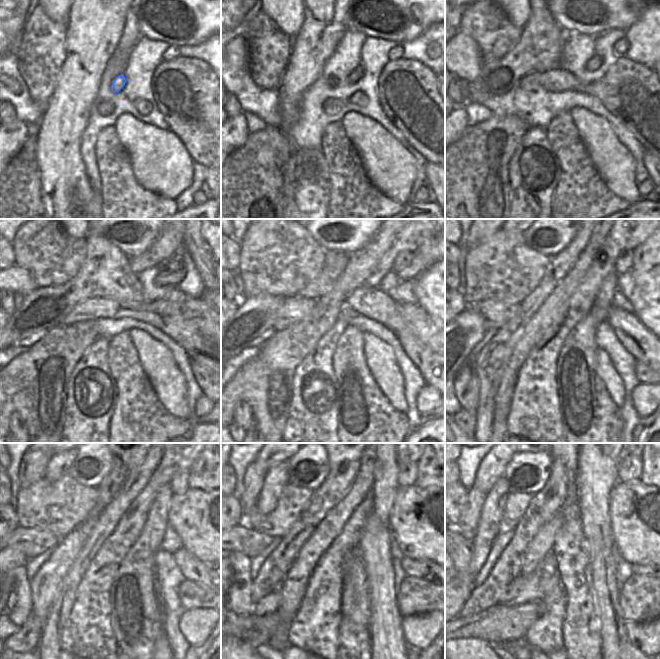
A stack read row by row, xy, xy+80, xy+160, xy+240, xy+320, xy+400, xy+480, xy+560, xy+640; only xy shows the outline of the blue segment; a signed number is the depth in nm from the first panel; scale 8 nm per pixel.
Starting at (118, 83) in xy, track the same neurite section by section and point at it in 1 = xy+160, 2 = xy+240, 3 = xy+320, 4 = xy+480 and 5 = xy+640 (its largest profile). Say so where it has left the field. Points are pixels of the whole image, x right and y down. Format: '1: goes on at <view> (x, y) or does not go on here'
1: goes on at xy+160 (595, 62)
2: goes on at xy+240 (165, 278)
3: goes on at xy+320 (424, 256)
4: goes on at xy+480 (200, 478)
5: goes on at xy+640 (648, 476)

